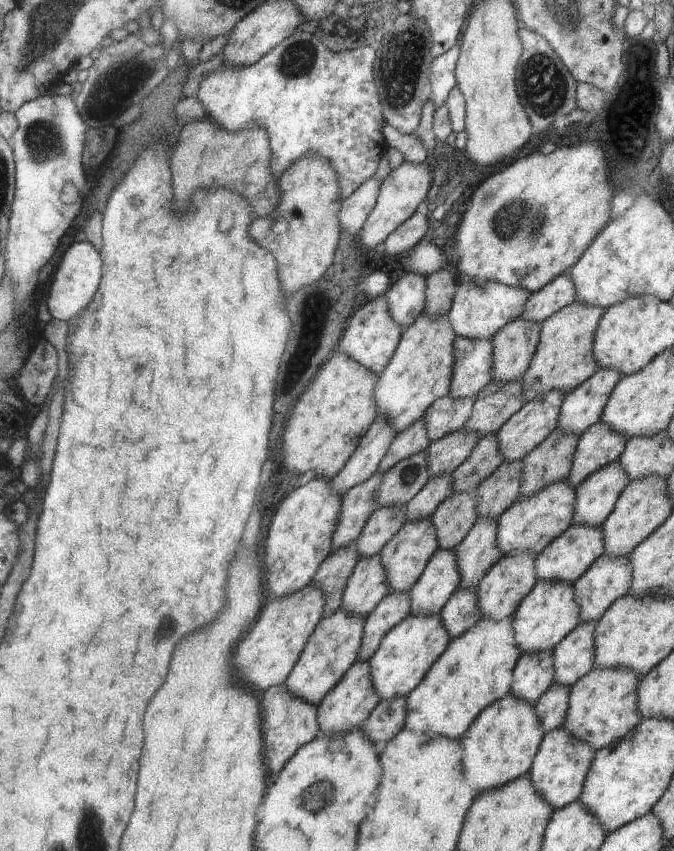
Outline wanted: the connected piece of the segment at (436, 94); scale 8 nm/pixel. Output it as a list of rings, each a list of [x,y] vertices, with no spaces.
[[[454,47],[445,55],[433,58],[430,64],[430,99],[434,110],[446,103],[450,92],[457,87],[455,68],[460,56],[460,48]]]

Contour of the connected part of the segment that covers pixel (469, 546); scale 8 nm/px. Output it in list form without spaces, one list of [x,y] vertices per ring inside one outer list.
[[[478,518],[476,526],[454,550],[460,566],[461,588],[477,588],[505,555],[497,548],[497,519]]]

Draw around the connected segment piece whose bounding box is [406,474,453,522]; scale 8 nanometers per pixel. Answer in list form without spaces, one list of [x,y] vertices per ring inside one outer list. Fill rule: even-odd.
[[[451,474],[430,477],[424,488],[406,504],[408,513],[406,522],[418,522],[418,520],[431,518],[434,510],[452,494]]]

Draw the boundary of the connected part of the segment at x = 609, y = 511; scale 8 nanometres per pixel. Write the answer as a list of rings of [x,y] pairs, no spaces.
[[[620,462],[602,468],[576,488],[573,524],[601,526],[616,510],[617,501],[628,487],[628,474]]]

